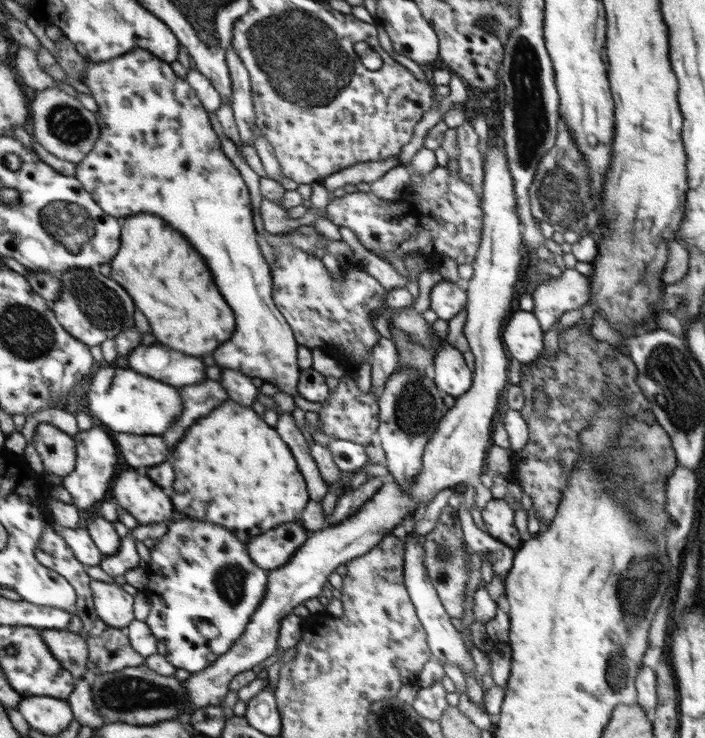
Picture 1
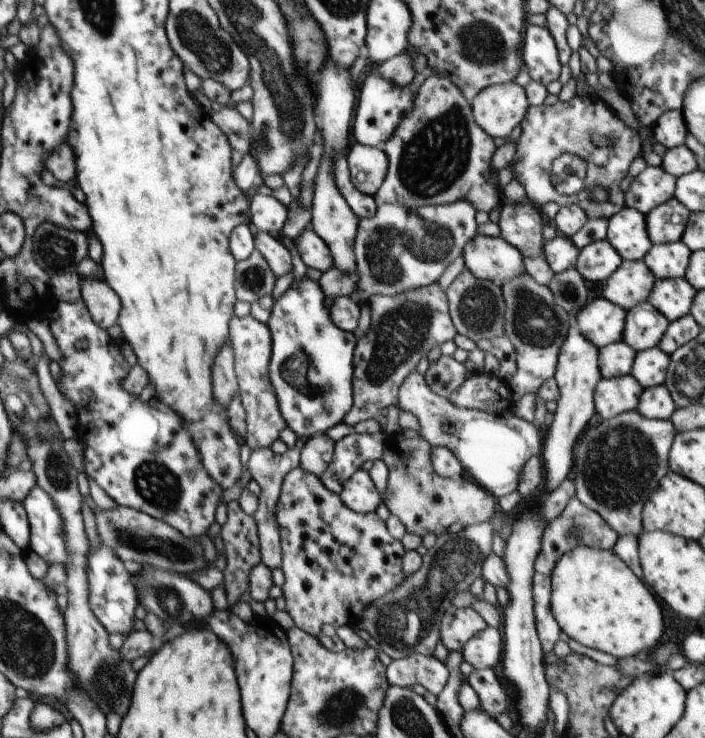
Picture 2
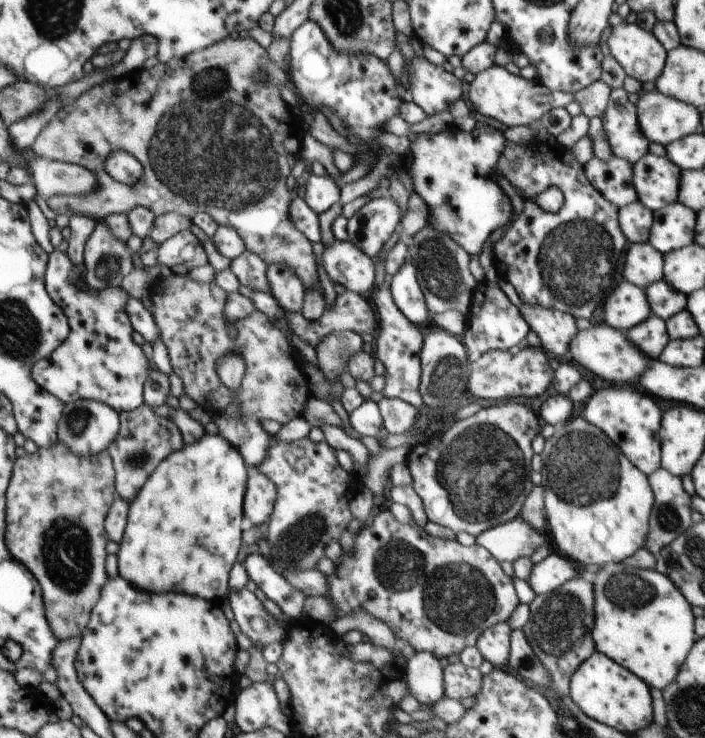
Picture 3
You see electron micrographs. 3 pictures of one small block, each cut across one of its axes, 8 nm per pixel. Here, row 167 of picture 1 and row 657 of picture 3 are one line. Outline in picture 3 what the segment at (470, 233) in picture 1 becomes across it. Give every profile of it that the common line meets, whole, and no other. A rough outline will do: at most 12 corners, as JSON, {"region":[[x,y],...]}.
{"region":[[374,510],[327,576],[437,660],[519,600],[487,549]]}

